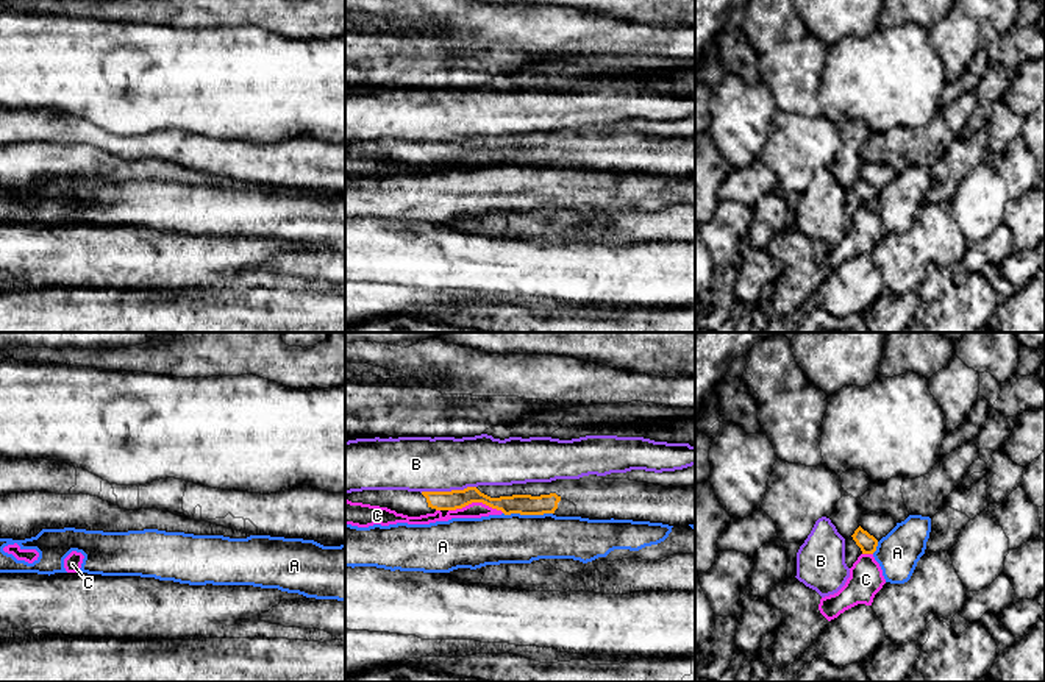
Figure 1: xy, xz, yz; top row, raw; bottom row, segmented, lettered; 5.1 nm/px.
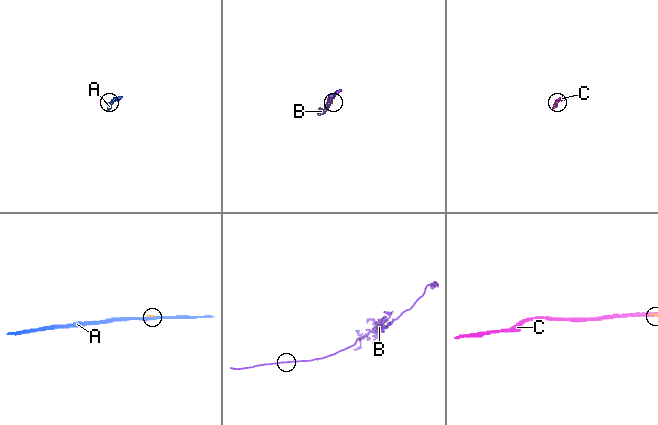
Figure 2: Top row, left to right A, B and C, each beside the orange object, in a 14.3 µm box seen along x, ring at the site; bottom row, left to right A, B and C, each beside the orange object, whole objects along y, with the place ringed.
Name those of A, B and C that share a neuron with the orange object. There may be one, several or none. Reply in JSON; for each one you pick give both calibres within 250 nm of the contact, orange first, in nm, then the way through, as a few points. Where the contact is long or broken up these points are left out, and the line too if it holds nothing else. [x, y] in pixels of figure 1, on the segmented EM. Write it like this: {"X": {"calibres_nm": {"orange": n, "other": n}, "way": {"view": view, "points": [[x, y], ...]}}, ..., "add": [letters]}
{"add": []}

